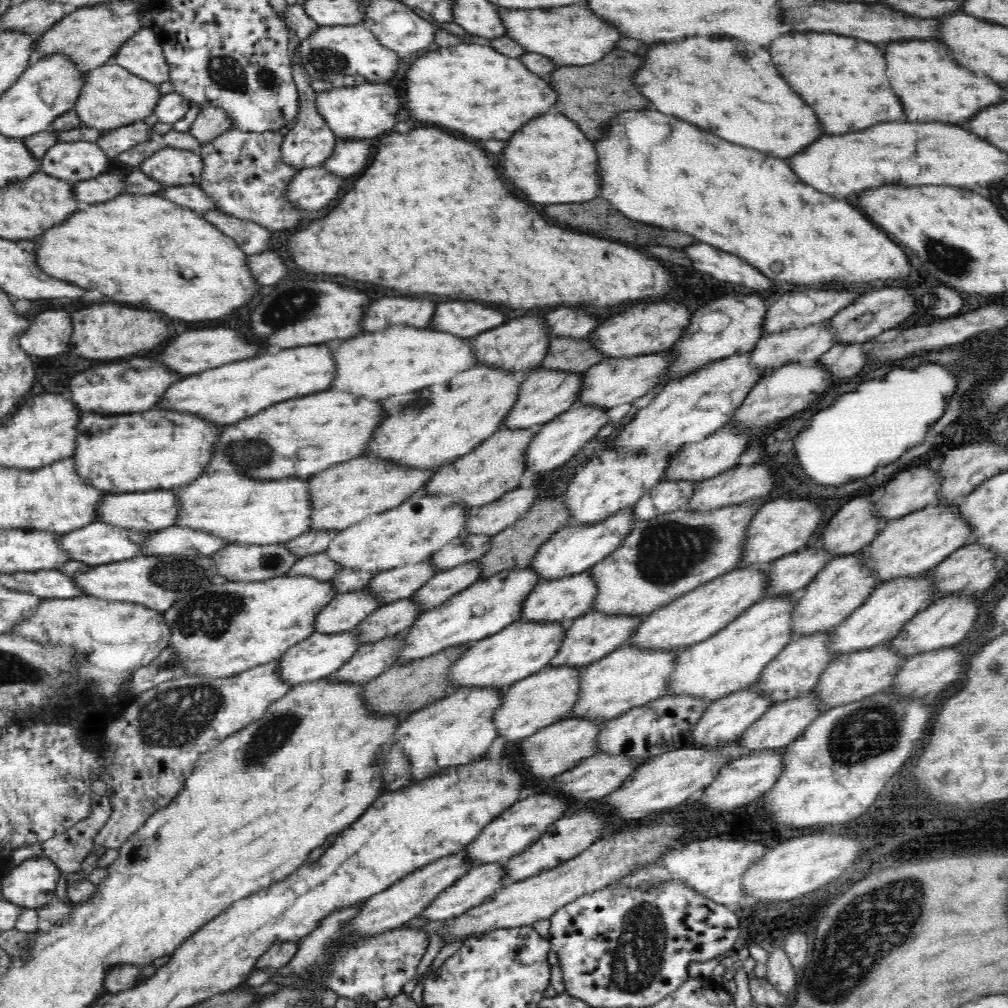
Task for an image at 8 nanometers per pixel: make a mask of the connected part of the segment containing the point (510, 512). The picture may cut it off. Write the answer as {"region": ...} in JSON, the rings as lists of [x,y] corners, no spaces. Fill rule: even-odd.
{"region":[[[519,488],[504,495],[500,500],[466,513],[462,535],[491,537],[514,524],[536,500],[536,488]]]}

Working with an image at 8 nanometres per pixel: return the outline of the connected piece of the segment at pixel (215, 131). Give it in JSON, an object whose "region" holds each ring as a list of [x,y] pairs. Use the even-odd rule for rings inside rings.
{"region":[[[206,104],[202,106],[193,122],[190,132],[202,142],[212,142],[217,136],[233,128],[231,114],[221,106]]]}

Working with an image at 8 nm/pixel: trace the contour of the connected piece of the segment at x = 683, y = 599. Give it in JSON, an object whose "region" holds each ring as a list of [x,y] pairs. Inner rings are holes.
{"region":[[[764,566],[734,568],[729,573],[675,598],[666,606],[642,616],[625,644],[640,651],[669,653],[679,652],[710,638],[710,635],[728,626],[729,622],[763,597],[762,588],[766,586],[762,575],[764,568]]]}

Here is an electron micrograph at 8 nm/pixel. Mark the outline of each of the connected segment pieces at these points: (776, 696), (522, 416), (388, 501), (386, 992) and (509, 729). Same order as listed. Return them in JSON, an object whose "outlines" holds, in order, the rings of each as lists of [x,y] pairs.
{"outlines":[[[[818,633],[786,643],[786,646],[764,666],[752,690],[766,698],[770,706],[810,694],[816,687],[824,666],[831,661],[830,653],[826,649],[826,638],[828,633]]],[[[542,368],[530,371],[518,384],[514,404],[510,406],[506,418],[500,422],[500,428],[504,426],[504,428],[512,428],[512,430],[529,429],[531,431],[538,429],[541,425],[574,407],[574,398],[580,390],[580,382],[582,382],[582,375],[574,373],[550,371]]],[[[354,458],[340,462],[306,480],[308,501],[310,501],[310,526],[308,531],[326,531],[338,534],[357,525],[369,516],[382,514],[400,506],[414,492],[420,491],[434,470],[402,469],[384,466],[384,462],[370,462],[366,458]]],[[[402,926],[392,932],[361,940],[357,945],[348,945],[335,956],[337,959],[330,988],[339,997],[351,998],[357,1003],[378,1001],[386,996],[391,999],[402,992],[402,987],[413,978],[428,944],[428,937],[420,928]]],[[[546,667],[503,690],[501,702],[493,717],[496,736],[502,736],[512,744],[565,718],[578,699],[579,674],[579,670],[570,667]]]]}

